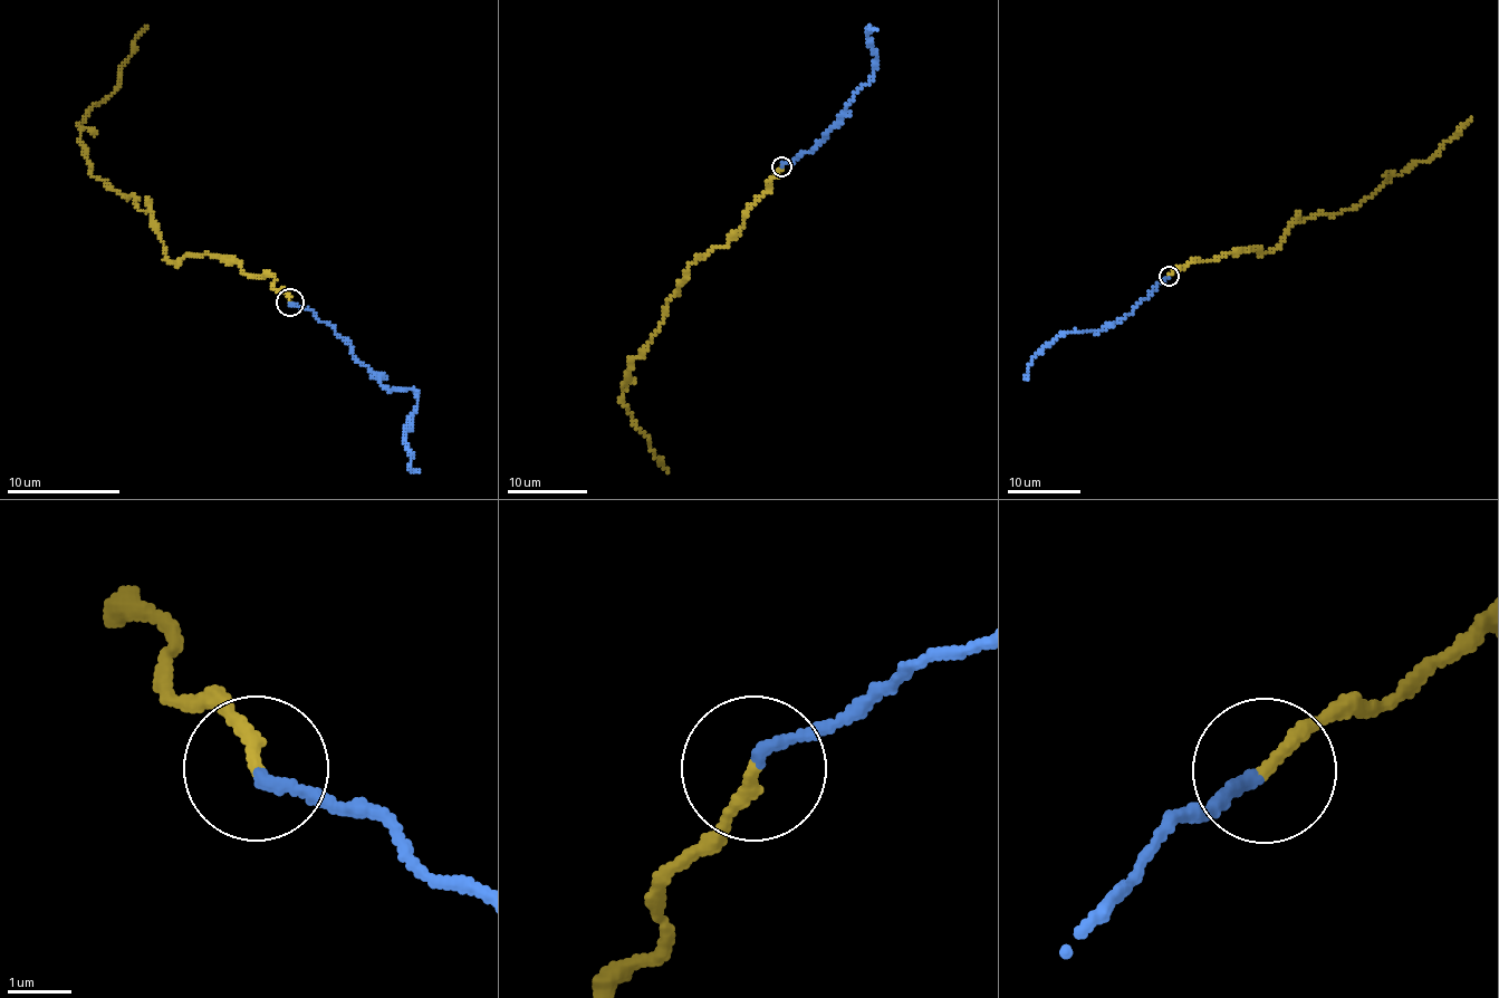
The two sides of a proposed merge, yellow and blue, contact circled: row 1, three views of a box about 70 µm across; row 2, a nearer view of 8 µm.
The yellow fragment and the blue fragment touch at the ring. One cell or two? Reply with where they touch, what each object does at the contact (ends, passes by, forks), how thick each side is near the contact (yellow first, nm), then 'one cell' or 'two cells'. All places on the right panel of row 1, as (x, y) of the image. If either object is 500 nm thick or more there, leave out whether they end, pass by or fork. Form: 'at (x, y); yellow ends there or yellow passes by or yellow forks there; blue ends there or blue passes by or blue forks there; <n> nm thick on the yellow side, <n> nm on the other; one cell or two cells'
at (1169, 276); yellow ends there; blue ends there; 220 nm thick on the yellow side, 190 nm on the other; one cell

